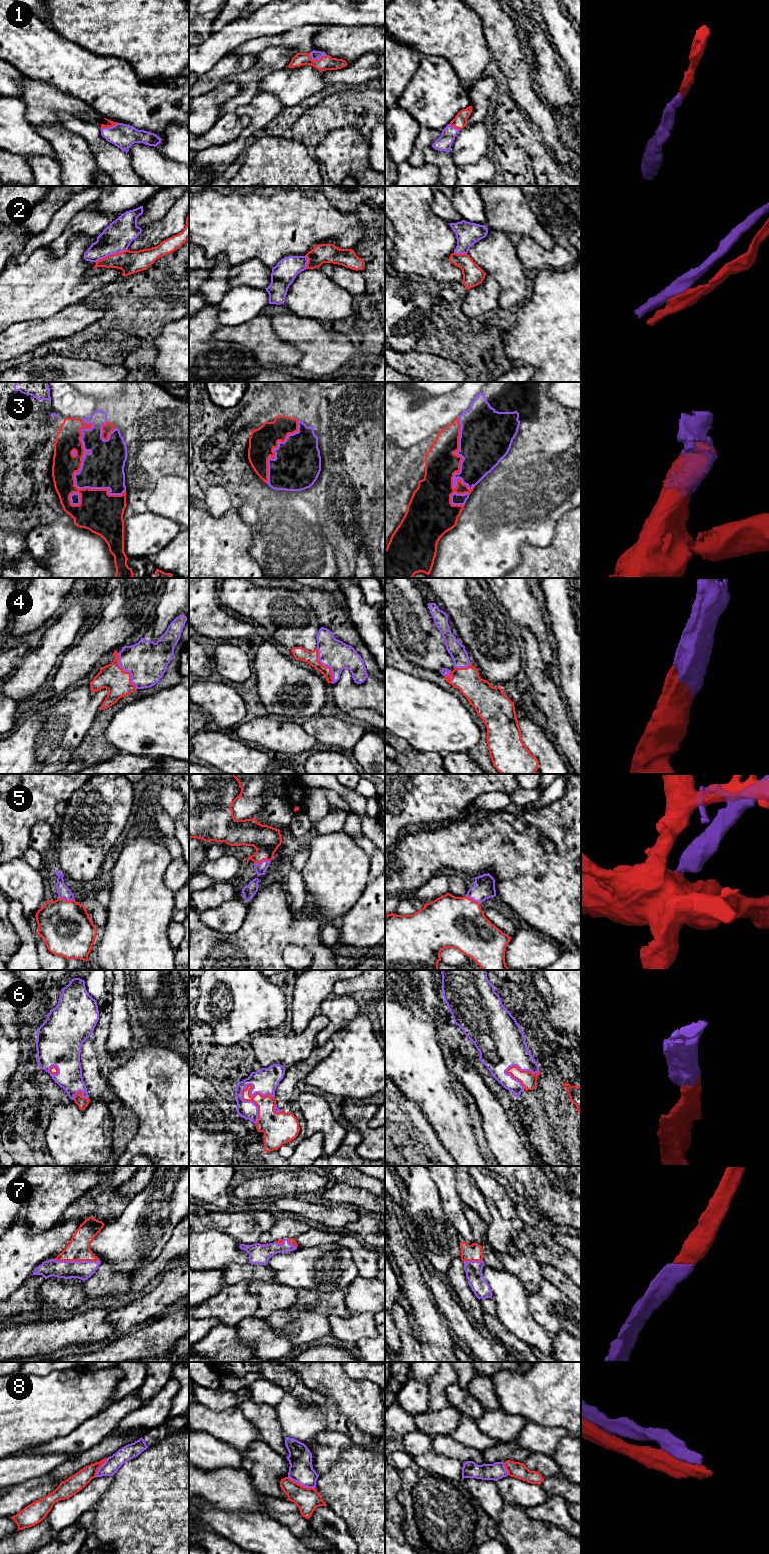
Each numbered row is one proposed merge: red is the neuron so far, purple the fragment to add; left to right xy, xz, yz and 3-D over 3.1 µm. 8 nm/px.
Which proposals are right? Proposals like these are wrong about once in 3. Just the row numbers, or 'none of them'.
1, 3, 4, 5, 6, 7

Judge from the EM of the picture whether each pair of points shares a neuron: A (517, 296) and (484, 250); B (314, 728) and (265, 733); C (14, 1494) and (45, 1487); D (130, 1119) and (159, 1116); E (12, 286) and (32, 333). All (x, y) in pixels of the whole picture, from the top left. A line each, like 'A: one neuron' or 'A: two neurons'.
A: one neuron
B: two neurons
C: one neuron
D: two neurons
E: two neurons

